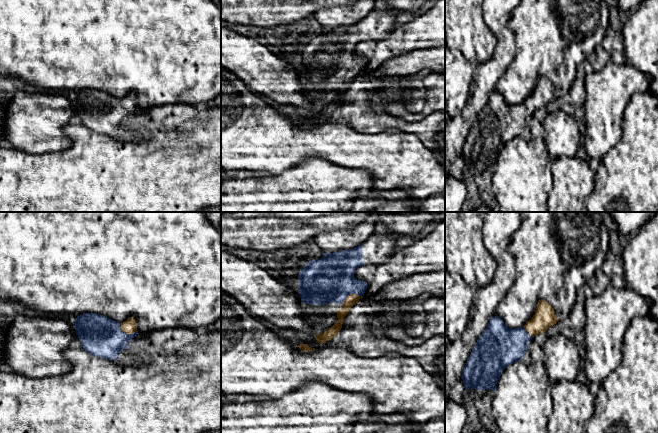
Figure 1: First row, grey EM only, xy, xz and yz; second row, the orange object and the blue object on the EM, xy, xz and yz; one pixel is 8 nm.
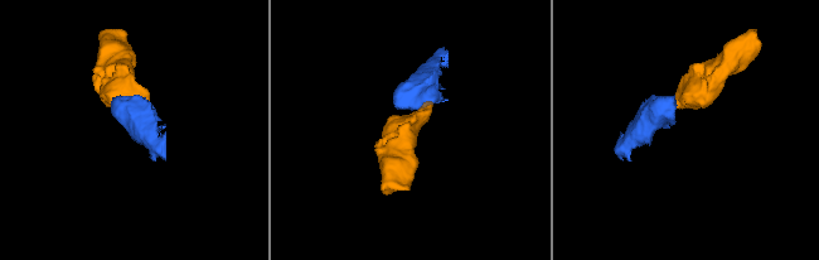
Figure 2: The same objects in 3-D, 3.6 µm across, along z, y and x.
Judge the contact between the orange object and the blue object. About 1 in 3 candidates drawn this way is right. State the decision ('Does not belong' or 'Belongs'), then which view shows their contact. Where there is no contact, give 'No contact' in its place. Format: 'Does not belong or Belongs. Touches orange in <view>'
Belongs. Touches orange in xy

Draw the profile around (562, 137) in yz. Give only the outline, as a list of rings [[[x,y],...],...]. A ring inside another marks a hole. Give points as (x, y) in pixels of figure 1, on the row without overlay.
[[[561,110],[549,112],[542,124],[545,132],[544,142],[550,159],[575,157],[582,143],[575,116]]]

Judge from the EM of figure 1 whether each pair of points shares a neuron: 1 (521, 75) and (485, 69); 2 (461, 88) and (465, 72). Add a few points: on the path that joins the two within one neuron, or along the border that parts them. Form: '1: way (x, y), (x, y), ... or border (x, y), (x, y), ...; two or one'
1: border (516, 51), (511, 63), (499, 79), (494, 90); two
2: way (461, 84), (461, 76); one

